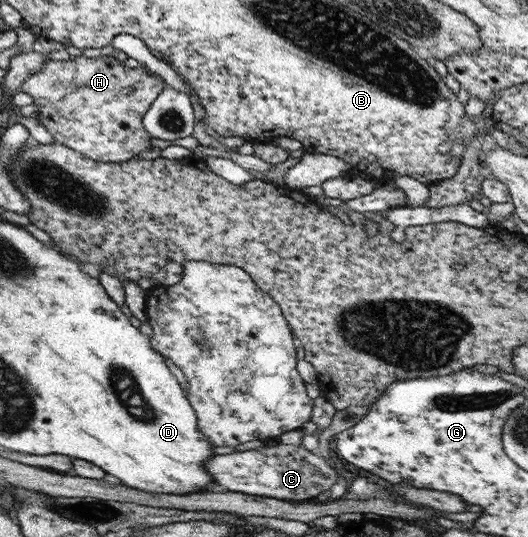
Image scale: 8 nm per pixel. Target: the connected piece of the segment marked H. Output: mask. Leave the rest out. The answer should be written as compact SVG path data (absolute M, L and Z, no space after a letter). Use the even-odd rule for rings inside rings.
M109 54L96 58L80 55L69 60L49 60L24 79L19 91L32 97L34 106L37 106L35 119L50 133L54 143L67 146L96 162L121 163L151 148L151 136L142 126L142 115L164 86L162 78L146 67L129 68Z

